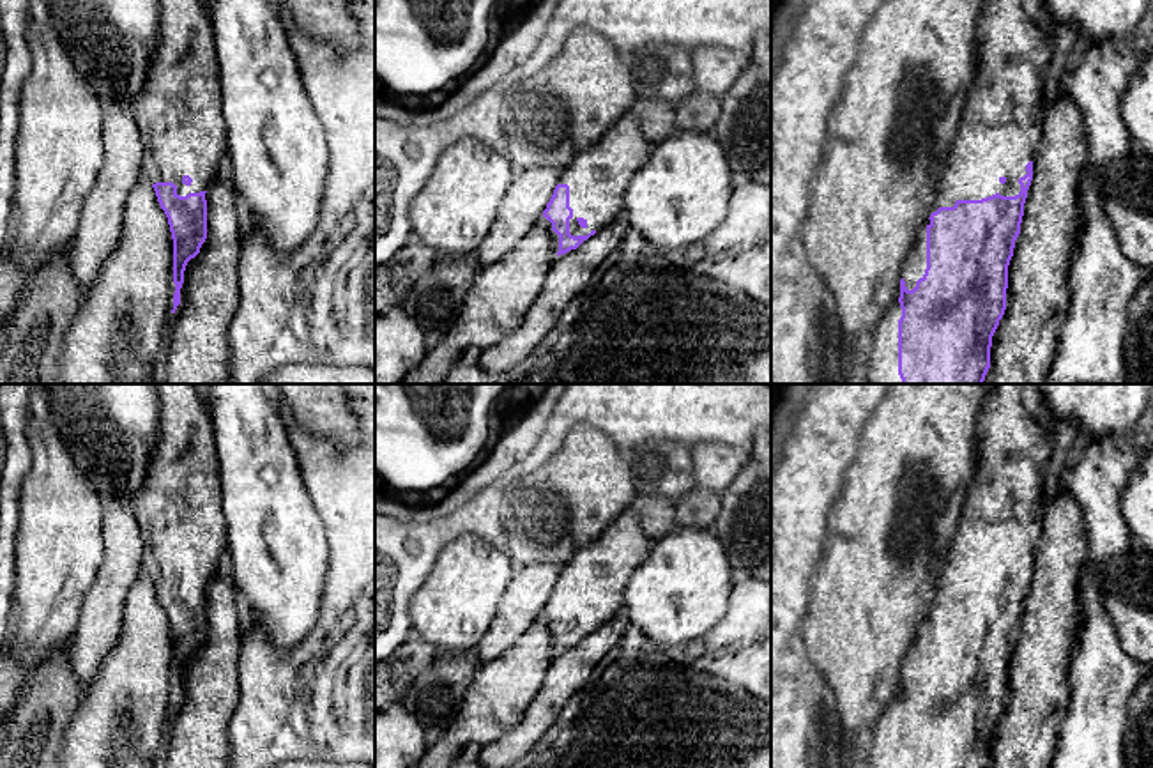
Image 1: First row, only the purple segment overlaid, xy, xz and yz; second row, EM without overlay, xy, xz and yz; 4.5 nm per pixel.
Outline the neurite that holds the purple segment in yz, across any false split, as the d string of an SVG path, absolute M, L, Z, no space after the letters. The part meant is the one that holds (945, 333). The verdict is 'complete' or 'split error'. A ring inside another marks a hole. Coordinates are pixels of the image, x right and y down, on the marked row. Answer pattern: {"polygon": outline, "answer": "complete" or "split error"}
{"polygon": "M985 0L978 27L978 73L969 85L932 214L904 262L898 301L882 313L863 345L872 384L983 384L992 336L1006 310L1008 265L1033 180L1035 147L1049 108L1063 96L1059 78L1073 67L1077 51L1077 27L1052 23L1043 0Z", "answer": "split error"}

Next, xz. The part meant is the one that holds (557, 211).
{"polygon": "M630 113L561 170L543 219L552 230L554 251L576 250L598 228L624 216L624 193L645 165L653 145Z", "answer": "split error"}

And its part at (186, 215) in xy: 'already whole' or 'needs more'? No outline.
needs more

